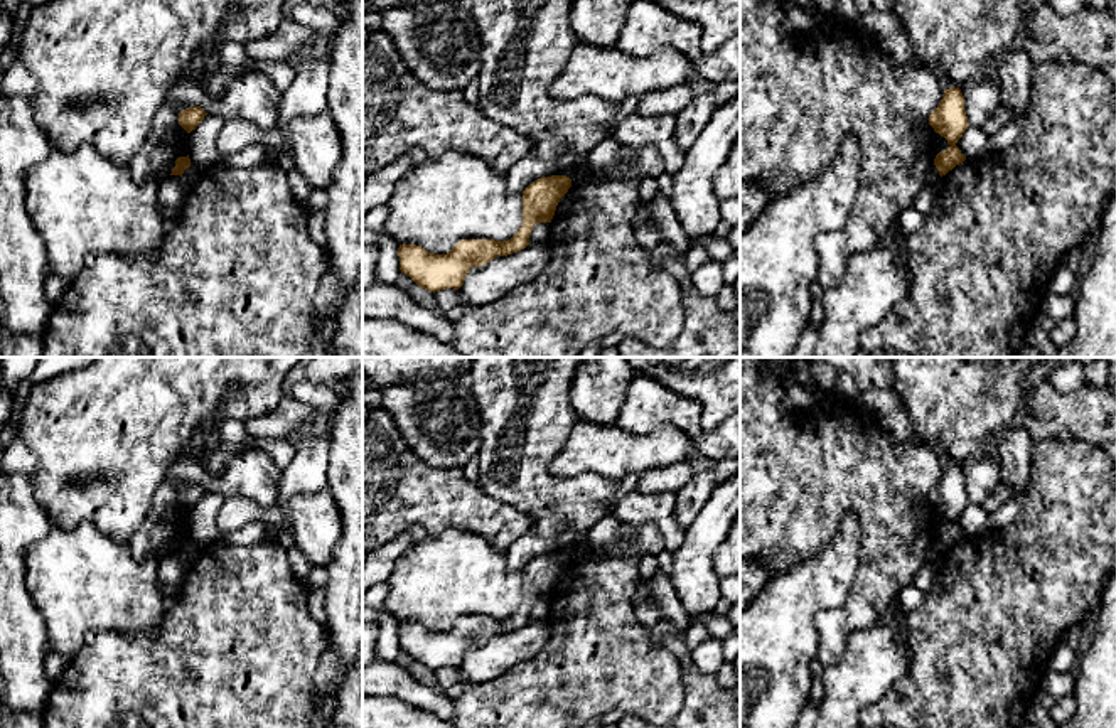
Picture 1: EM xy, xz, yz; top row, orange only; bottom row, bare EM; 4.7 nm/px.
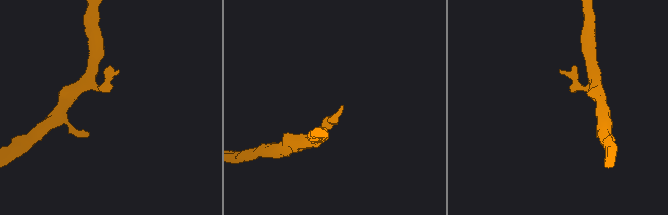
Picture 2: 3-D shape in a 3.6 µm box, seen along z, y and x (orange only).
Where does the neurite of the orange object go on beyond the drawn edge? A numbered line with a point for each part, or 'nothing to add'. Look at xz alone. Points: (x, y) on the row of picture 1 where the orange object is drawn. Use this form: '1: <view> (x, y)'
nothing to add

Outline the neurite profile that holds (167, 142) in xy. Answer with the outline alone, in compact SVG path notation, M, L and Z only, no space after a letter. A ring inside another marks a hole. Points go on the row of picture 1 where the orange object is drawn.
M189 72L170 88L155 113L155 126L128 165L133 179L160 182L170 177L175 160L189 155L189 133L179 125L179 113L204 101L202 84Z

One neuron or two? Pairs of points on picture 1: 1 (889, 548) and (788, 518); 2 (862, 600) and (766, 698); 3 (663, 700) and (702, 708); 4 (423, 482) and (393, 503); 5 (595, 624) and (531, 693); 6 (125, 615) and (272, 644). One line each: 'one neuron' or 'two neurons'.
1: one neuron
2: two neurons
3: two neurons
4: one neuron
5: one neuron
6: two neurons

